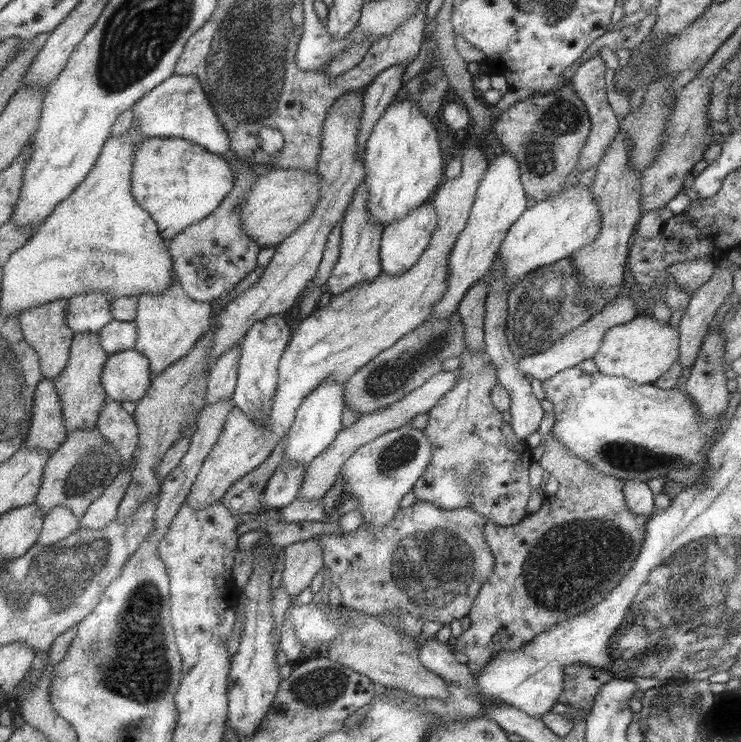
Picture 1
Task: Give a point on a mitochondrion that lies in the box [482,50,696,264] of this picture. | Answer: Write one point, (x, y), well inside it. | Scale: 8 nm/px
(555, 121)

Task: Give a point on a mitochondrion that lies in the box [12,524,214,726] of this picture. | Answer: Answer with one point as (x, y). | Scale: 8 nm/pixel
(70, 571)

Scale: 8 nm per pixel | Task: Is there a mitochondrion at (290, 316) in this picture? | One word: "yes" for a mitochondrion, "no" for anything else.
no

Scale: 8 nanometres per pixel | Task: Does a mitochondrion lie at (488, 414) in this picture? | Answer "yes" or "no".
no

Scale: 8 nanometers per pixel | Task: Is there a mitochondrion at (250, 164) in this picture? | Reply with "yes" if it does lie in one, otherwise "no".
no

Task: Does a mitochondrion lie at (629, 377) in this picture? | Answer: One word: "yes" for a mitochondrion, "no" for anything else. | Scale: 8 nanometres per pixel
no

